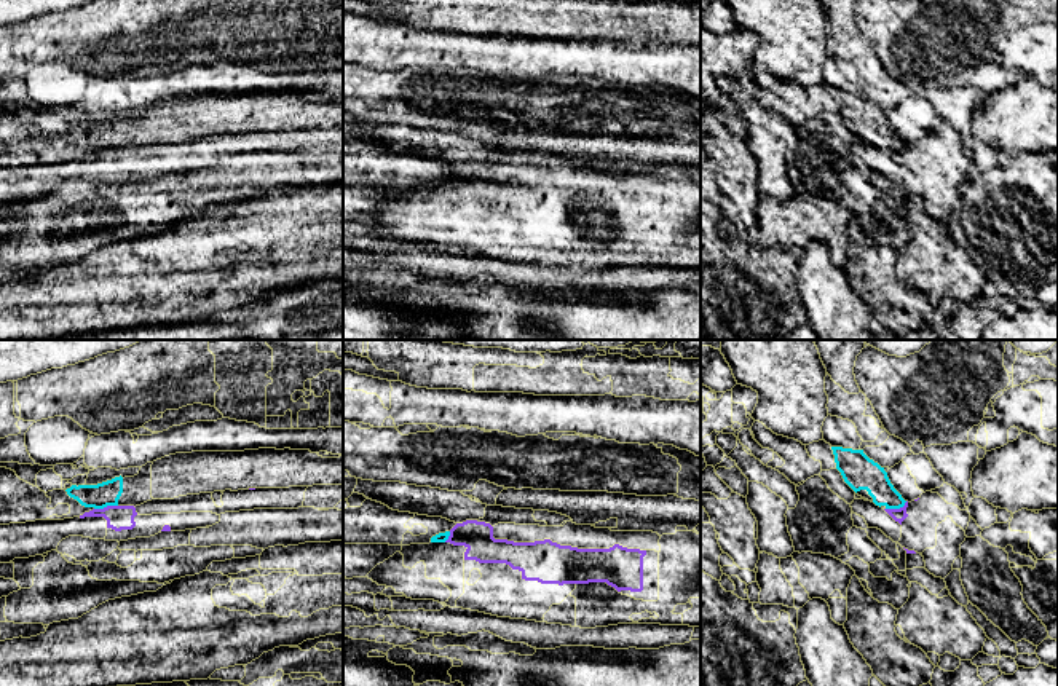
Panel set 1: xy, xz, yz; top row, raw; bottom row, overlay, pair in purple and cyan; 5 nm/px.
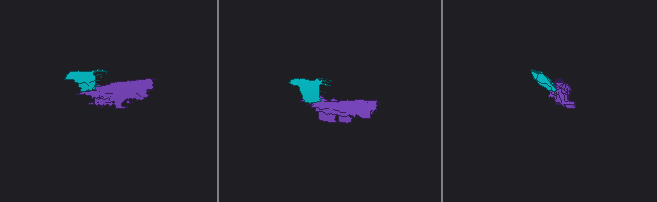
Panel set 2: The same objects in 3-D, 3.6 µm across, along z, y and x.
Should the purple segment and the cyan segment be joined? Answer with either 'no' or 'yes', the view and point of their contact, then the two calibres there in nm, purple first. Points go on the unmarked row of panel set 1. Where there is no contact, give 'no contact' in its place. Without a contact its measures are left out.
no; meets purple in xy at (107, 149); 130 nm thick on the purple side, 130 nm on the other

